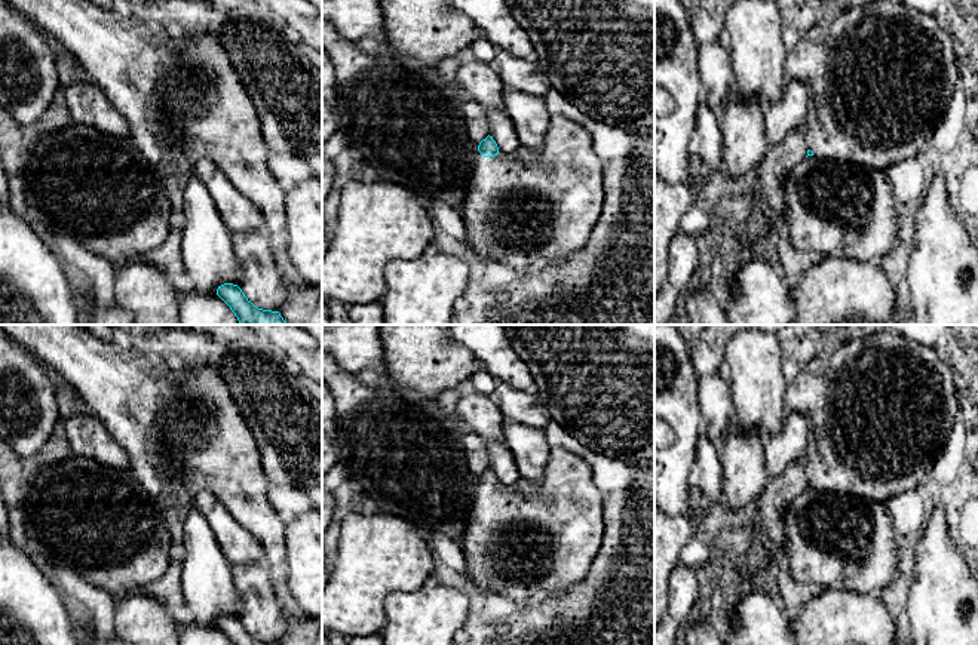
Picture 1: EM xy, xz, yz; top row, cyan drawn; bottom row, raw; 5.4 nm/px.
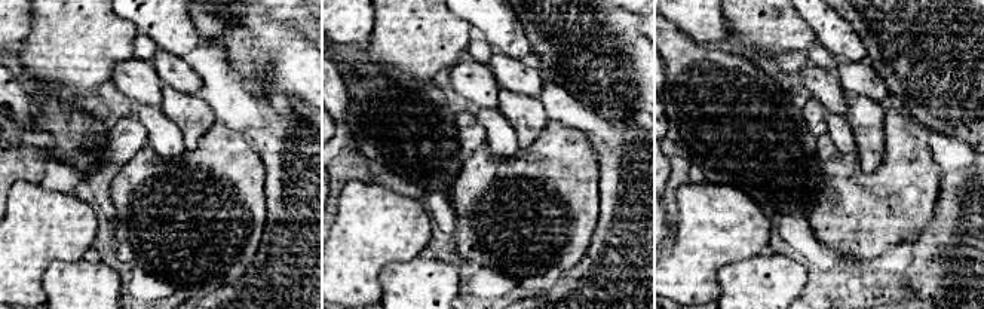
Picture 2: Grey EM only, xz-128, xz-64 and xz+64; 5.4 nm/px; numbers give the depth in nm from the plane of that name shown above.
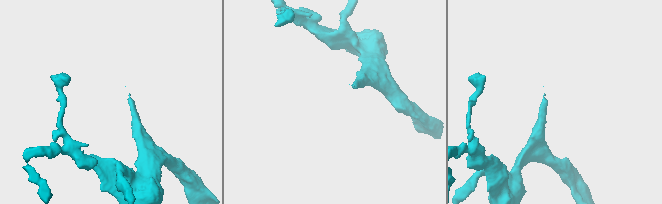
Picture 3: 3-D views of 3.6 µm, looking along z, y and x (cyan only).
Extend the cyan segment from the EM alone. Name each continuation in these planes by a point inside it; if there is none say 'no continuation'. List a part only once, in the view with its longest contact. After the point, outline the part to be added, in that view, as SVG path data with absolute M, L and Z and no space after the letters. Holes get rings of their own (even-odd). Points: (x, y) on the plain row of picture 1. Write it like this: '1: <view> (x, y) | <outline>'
1: xz (524, 540) | M561 446L549 449L549 460L539 483L519 479L512 486L484 489L479 483L469 507L462 546L467 560L466 577L478 589L488 589L521 606L534 605L536 598L551 598L576 587L588 574L603 543L604 495L594 483L591 464Z

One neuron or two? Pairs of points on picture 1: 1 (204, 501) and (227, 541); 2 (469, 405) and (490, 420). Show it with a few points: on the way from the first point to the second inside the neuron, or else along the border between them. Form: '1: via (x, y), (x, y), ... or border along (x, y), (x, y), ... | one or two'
1: via (214, 512), (227, 531) | one
2: via (474, 409), (486, 420) | one

